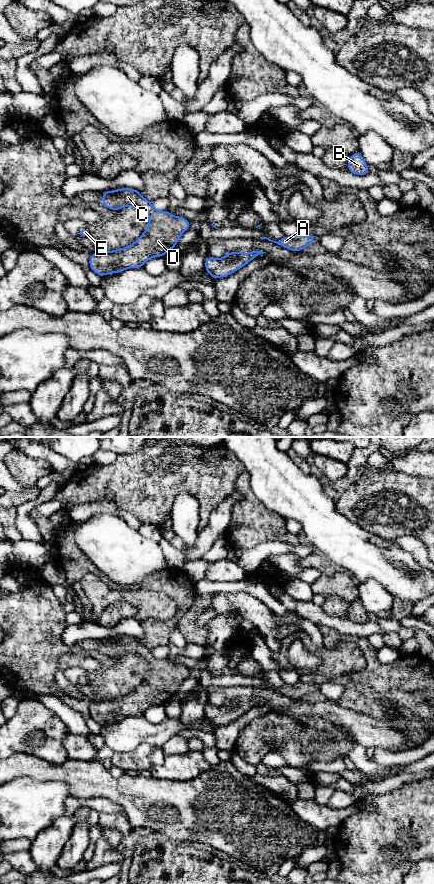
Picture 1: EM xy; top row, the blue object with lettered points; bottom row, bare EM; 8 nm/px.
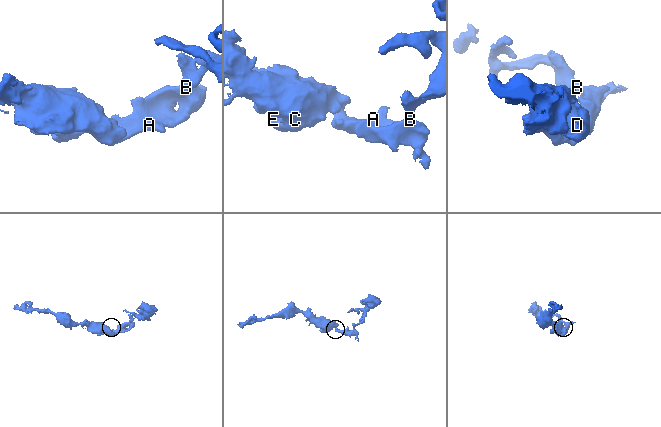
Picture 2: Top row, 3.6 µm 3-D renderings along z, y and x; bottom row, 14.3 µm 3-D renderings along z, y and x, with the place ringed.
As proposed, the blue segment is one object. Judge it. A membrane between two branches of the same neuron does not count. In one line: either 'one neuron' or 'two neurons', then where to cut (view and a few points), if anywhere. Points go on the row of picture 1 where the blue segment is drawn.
one neuron | no cut

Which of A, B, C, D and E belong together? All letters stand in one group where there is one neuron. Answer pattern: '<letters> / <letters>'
A B C D E

